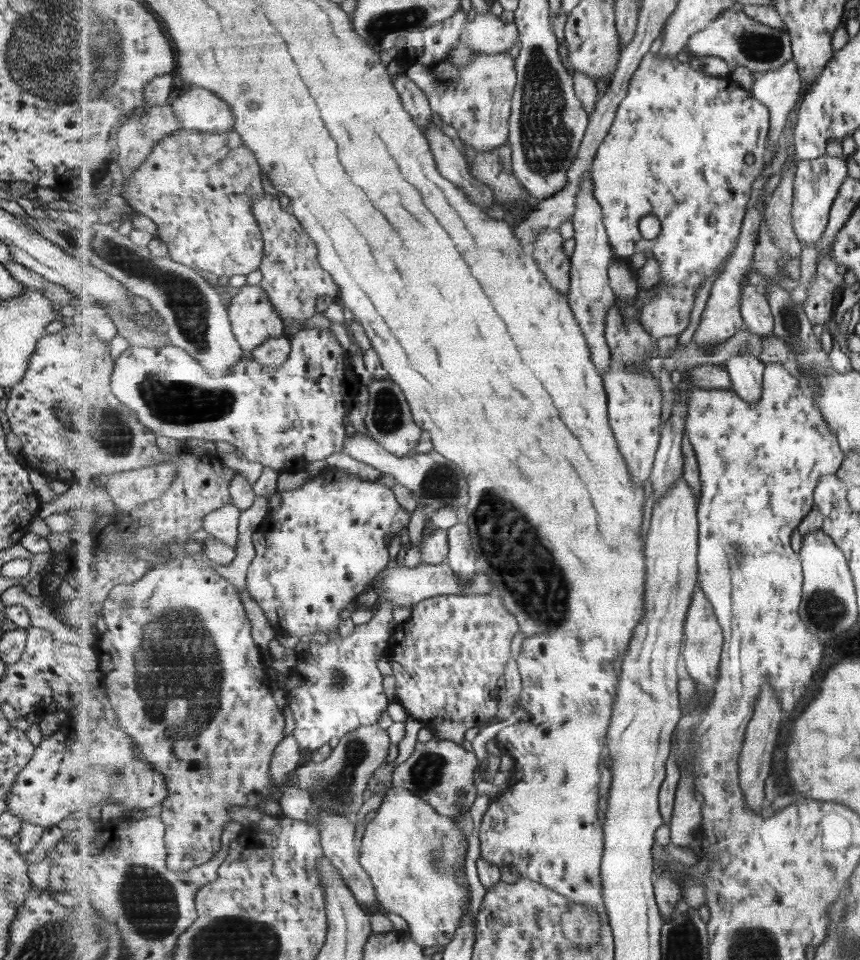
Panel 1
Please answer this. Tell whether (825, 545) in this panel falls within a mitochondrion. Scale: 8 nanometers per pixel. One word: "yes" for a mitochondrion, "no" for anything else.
no

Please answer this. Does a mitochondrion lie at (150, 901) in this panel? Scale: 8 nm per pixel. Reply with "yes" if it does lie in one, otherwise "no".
yes

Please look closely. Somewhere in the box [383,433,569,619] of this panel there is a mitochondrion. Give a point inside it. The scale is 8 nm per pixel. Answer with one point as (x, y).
(442, 483)

